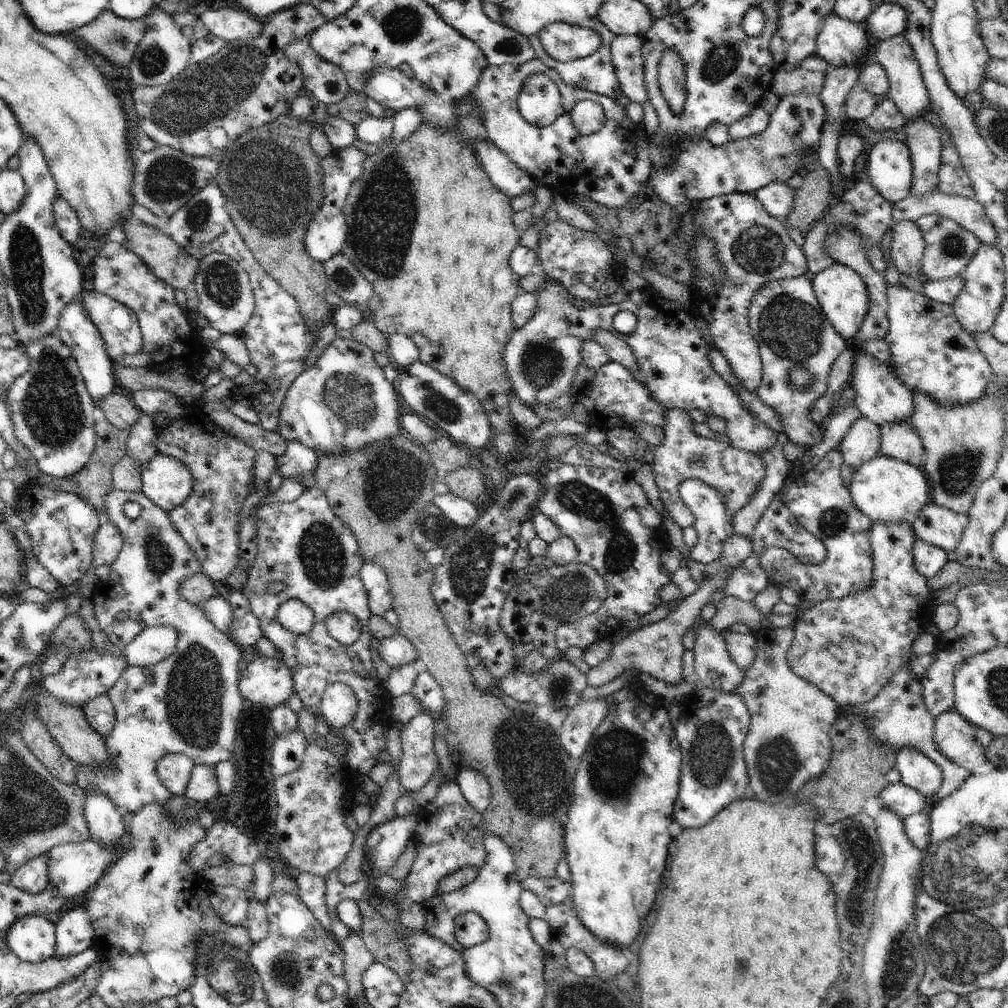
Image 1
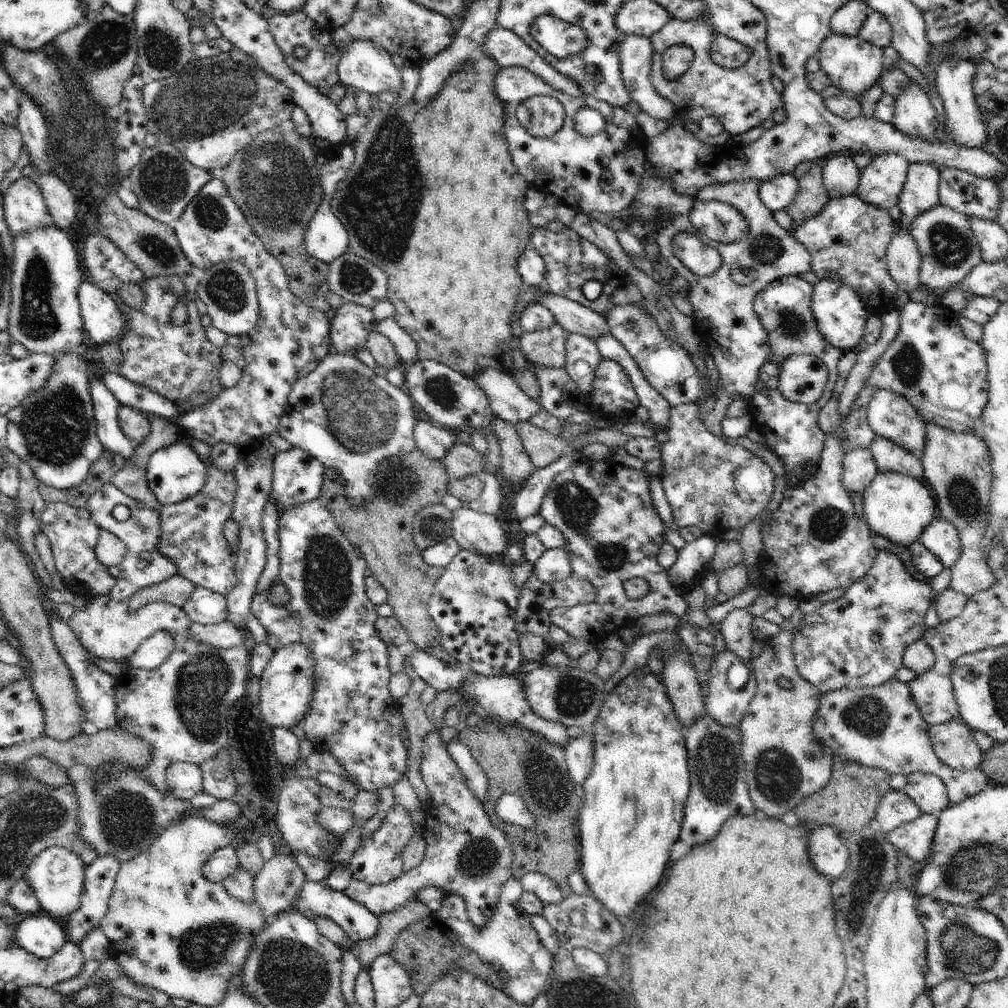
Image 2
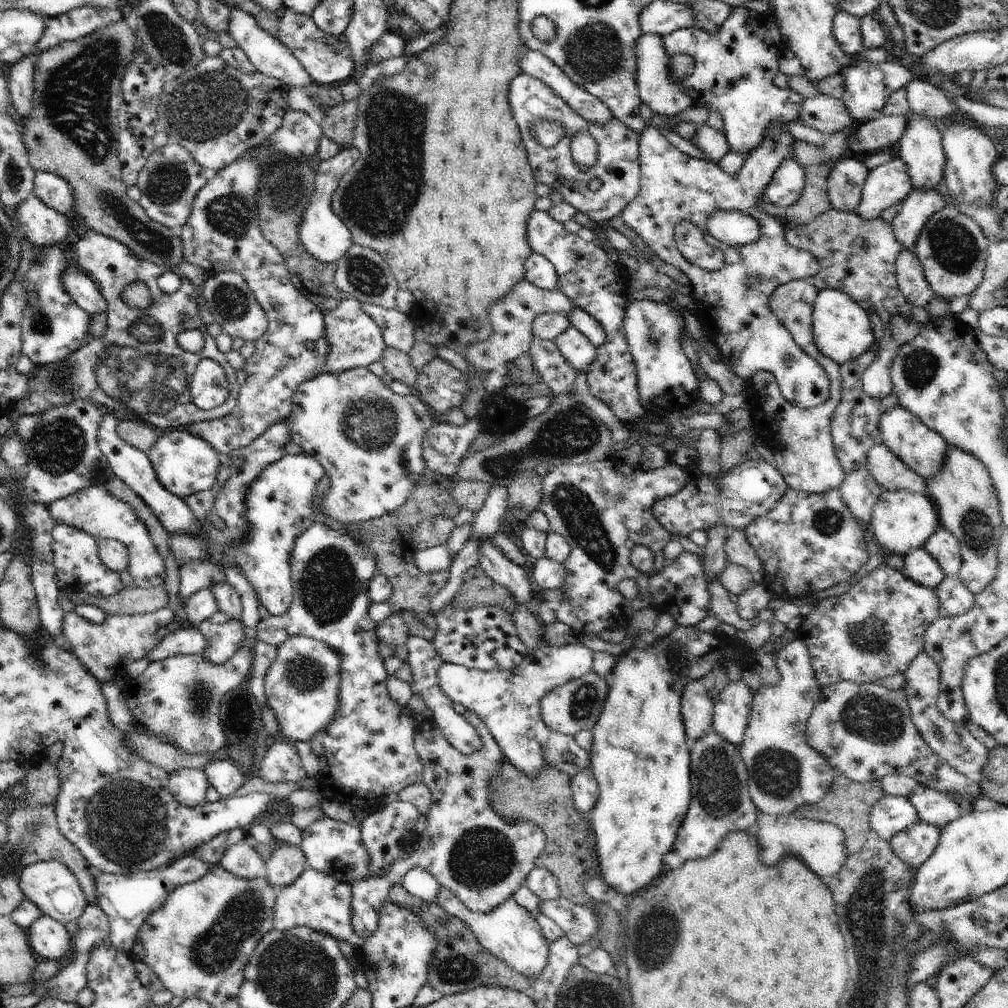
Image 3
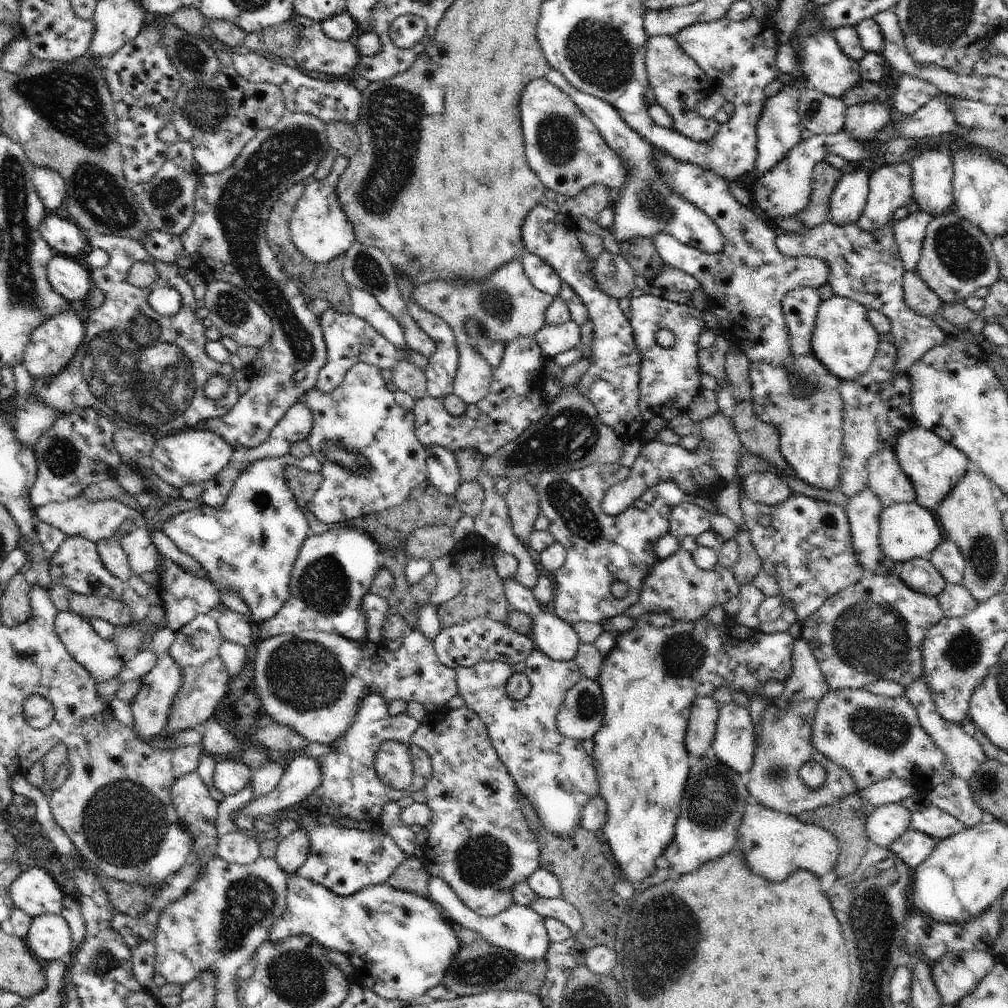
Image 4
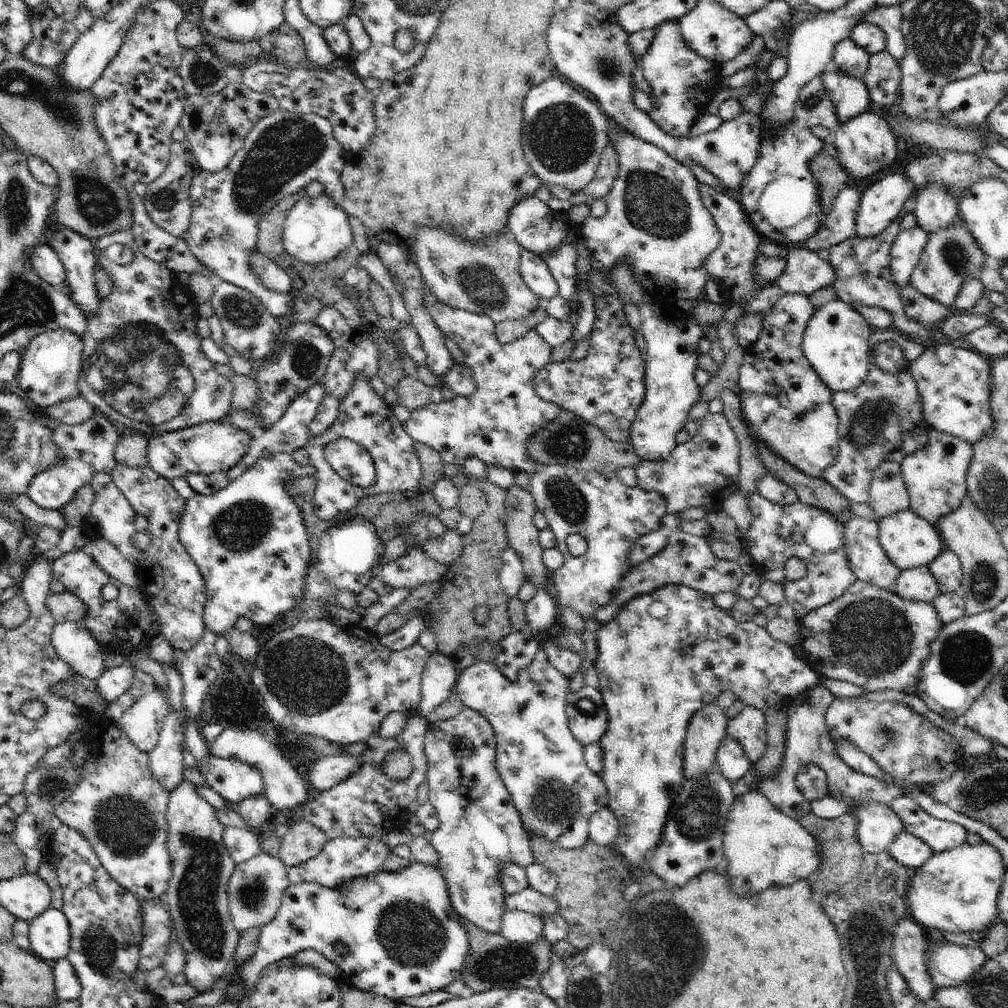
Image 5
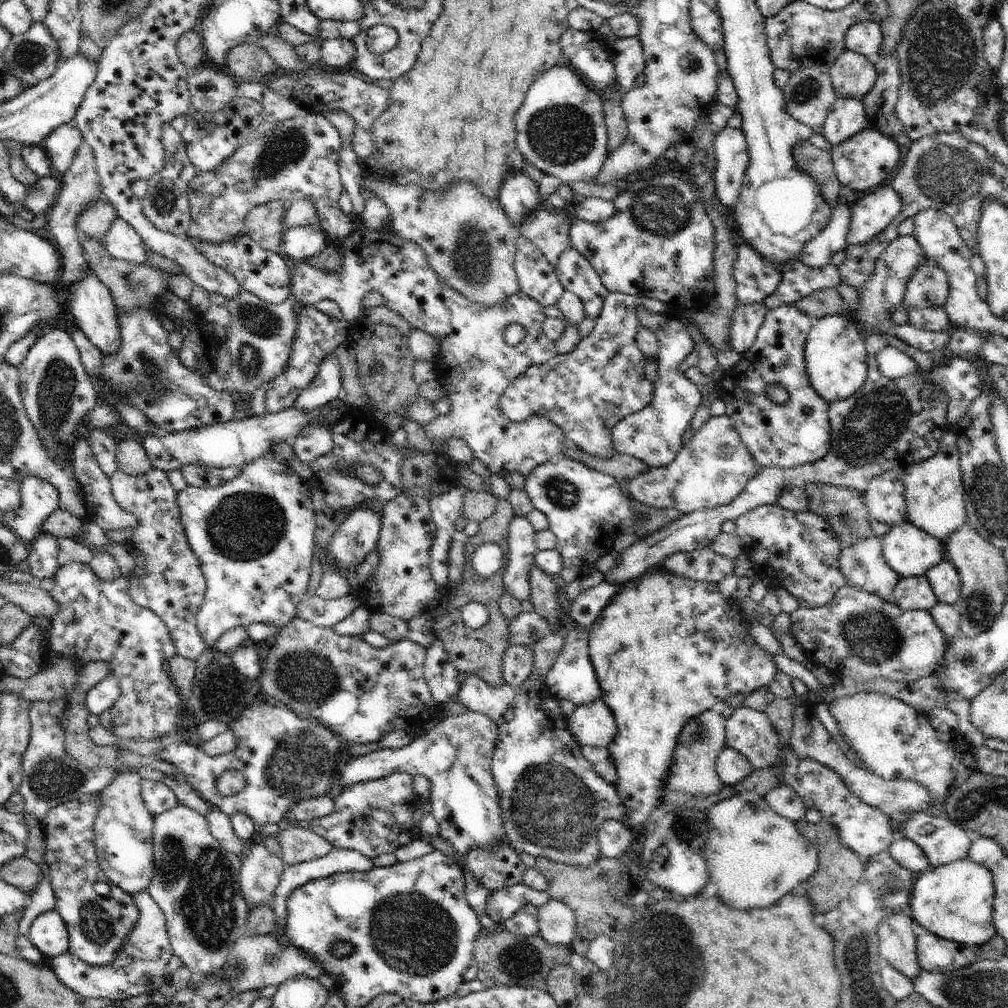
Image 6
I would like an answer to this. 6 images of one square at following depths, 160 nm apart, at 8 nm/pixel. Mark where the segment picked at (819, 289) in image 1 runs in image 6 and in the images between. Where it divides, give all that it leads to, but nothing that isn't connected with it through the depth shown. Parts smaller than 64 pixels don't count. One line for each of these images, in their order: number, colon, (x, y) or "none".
2: (841, 317)
3: (842, 329)
4: (844, 340)
5: (836, 341)
6: (835, 354)

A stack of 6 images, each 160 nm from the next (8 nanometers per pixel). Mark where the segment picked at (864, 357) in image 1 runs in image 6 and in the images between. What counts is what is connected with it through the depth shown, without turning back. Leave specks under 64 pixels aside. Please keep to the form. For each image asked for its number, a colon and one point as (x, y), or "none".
2: (891, 416)
3: (922, 450)
4: (934, 467)
5: (935, 477)
6: (934, 491)

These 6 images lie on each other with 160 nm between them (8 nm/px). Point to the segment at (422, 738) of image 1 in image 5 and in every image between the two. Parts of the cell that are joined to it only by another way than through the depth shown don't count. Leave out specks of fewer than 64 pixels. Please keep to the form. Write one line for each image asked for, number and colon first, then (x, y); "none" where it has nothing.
2: (466, 854)
3: (483, 858)
4: (479, 842)
5: (480, 831)

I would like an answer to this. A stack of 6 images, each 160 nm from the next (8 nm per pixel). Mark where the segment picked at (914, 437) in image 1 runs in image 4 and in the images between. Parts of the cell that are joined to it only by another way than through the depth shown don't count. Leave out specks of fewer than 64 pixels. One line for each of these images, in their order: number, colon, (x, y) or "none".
2: (889, 457)
3: (888, 470)
4: (886, 478)

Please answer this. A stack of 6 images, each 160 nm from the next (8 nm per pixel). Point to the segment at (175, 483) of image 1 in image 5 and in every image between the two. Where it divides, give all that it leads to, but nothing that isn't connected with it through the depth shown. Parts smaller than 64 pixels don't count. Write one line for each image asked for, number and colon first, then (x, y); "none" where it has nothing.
2: (174, 473)
3: (184, 463)
4: (196, 455)
5: (211, 447)

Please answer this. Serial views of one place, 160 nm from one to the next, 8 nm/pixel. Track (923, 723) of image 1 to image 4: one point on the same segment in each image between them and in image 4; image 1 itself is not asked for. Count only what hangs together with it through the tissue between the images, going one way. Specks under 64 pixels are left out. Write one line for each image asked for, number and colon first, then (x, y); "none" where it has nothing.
2: (881, 727)
3: (865, 731)
4: (874, 738)

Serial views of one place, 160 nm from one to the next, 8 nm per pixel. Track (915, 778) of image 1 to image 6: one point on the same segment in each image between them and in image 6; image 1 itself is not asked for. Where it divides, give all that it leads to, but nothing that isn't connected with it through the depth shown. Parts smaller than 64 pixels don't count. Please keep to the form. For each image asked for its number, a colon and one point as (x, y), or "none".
2: (929, 792)
3: (933, 807)
4: (925, 817)
5: (941, 835)
6: (943, 842)

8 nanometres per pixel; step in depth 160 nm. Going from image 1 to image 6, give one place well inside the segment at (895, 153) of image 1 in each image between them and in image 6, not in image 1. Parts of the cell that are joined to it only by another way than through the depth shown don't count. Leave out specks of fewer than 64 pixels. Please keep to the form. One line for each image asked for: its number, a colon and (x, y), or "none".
2: (881, 182)
3: (888, 184)
4: (890, 187)
5: (880, 203)
6: (873, 211)

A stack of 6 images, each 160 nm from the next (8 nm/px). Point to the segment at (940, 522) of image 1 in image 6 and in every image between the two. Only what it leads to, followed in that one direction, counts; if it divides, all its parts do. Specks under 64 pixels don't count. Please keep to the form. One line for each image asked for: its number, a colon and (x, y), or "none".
2: (941, 537)
3: (943, 546)
4: (947, 558)
5: (946, 568)
6: (945, 581)

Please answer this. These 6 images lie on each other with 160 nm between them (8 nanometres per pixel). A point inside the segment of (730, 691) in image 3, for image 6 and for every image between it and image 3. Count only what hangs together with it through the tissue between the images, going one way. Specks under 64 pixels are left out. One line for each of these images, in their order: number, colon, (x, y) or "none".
4: (734, 743)
5: (733, 763)
6: (732, 767)

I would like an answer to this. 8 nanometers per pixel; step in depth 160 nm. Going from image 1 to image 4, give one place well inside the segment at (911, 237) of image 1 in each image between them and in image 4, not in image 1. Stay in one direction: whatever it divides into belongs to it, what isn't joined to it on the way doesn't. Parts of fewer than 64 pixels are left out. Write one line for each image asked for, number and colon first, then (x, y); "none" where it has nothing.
2: (903, 257)
3: (912, 282)
4: (916, 294)

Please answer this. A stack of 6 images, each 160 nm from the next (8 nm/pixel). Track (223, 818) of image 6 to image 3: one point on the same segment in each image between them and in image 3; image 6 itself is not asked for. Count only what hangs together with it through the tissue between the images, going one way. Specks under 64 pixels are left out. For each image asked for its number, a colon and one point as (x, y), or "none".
3: (242, 859)
4: (241, 847)
5: (242, 844)

